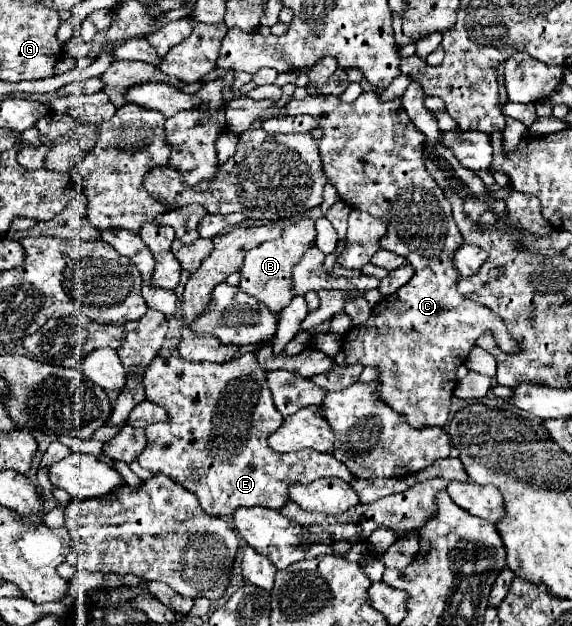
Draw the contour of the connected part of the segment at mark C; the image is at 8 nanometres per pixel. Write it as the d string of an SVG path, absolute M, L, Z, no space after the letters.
M362 93L354 103L342 103L338 97L306 97L302 101L288 101L288 113L306 113L314 117L322 129L312 131L314 139L320 145L320 155L324 163L324 173L328 183L336 187L338 195L352 207L370 213L372 217L380 217L388 233L382 241L382 249L400 253L408 259L408 263L416 269L412 281L404 285L400 291L384 297L378 305L374 305L370 319L364 325L356 325L342 337L342 349L346 363L362 363L364 367L376 367L382 371L380 387L384 387L382 401L388 401L392 409L402 411L406 421L412 427L444 427L450 413L450 399L456 387L456 371L466 361L470 349L476 345L476 339L482 333L492 333L496 345L504 353L520 353L520 343L514 341L500 319L486 305L474 303L458 293L456 283L460 273L456 271L452 257L456 249L464 243L460 229L452 219L450 201L444 197L438 183L424 169L424 135L420 135L410 117L406 115L402 101L394 99L382 103L378 93Z

